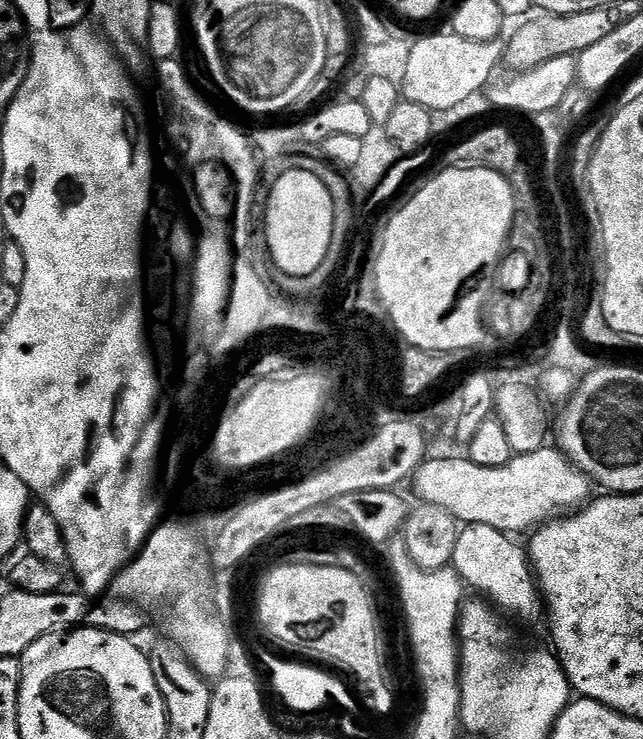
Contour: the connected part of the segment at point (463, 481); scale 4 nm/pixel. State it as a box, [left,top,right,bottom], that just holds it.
[414,446,594,534]

